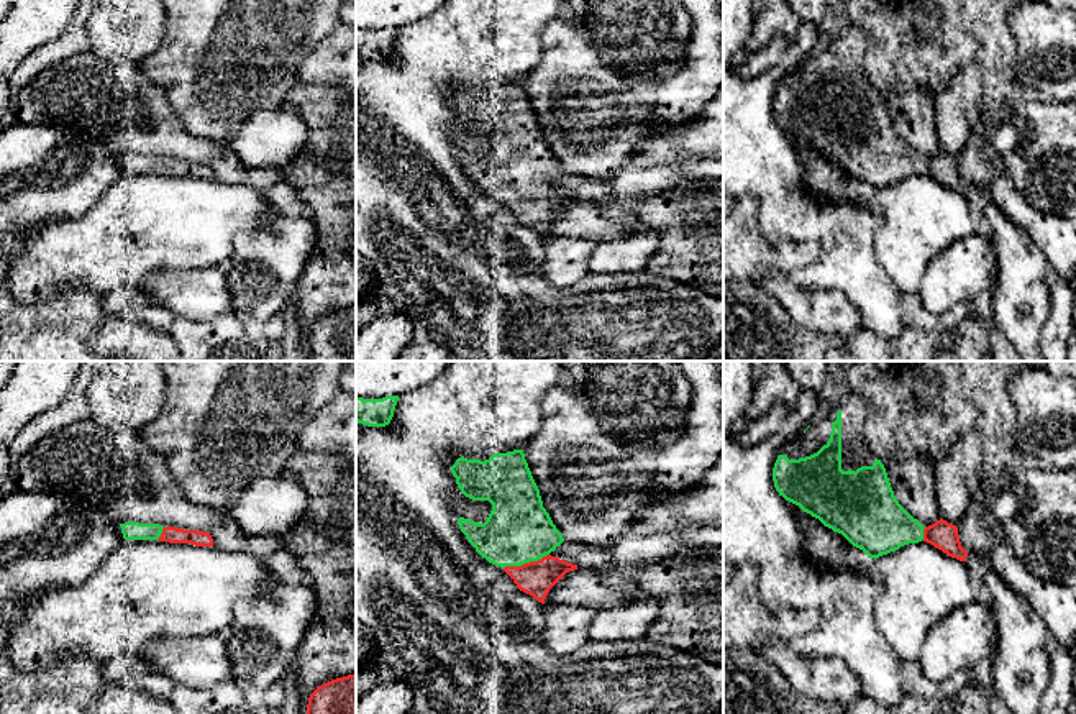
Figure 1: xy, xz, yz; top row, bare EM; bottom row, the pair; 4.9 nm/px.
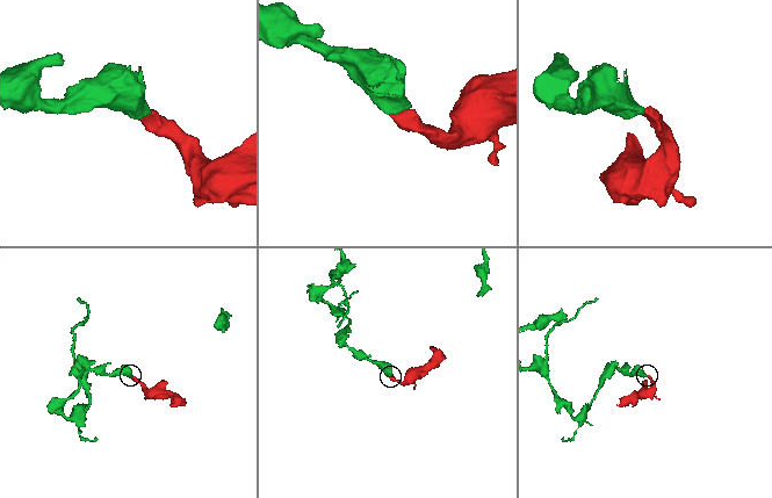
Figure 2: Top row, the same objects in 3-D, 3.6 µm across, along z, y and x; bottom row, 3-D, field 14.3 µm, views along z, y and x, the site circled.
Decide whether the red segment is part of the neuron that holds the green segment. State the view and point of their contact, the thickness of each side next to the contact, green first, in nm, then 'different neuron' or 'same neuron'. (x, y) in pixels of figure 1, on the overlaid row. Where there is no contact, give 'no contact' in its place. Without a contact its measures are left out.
meets green in xz at (525, 562); 320 nm thick on the green side, 170 nm on the other; same neuron

